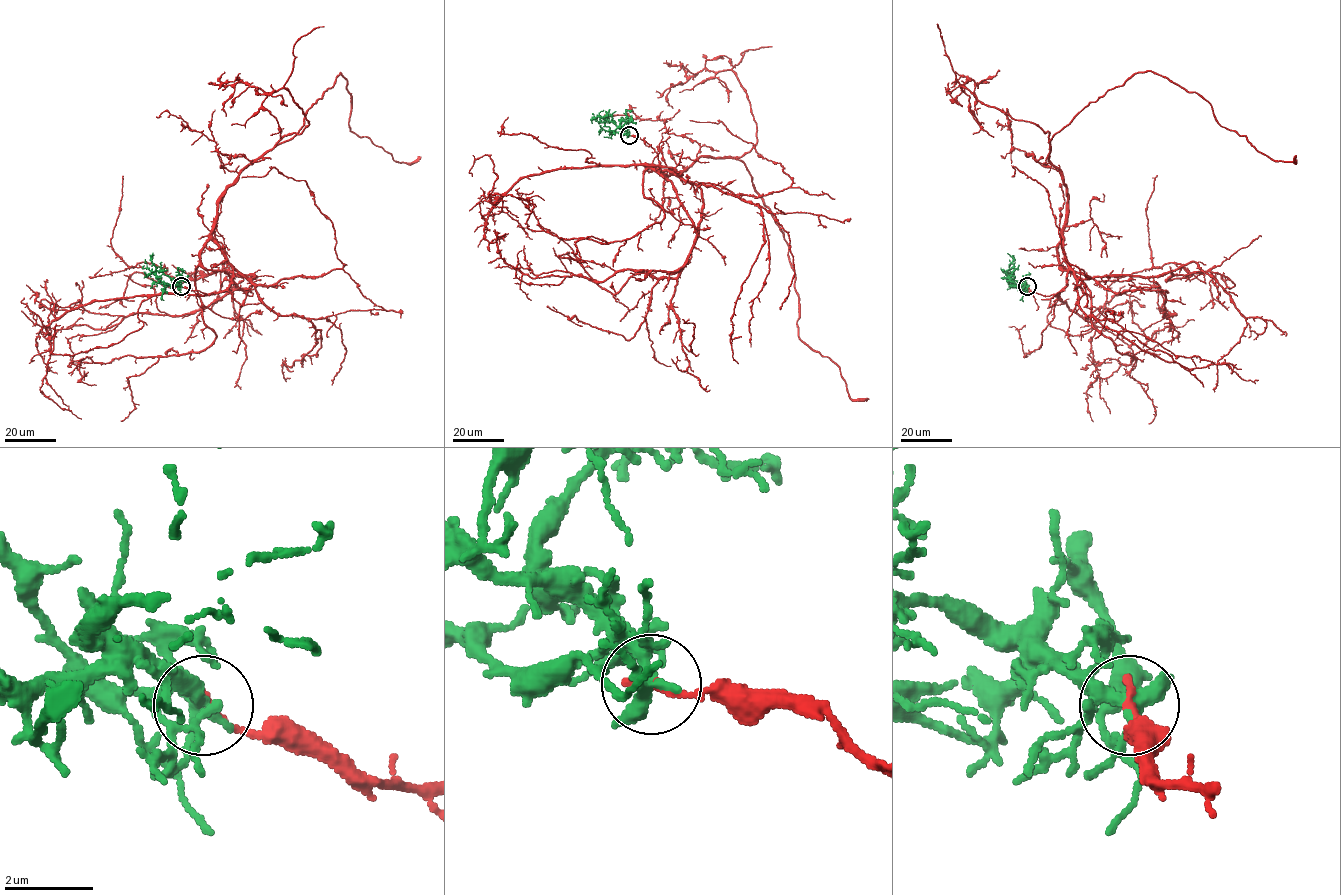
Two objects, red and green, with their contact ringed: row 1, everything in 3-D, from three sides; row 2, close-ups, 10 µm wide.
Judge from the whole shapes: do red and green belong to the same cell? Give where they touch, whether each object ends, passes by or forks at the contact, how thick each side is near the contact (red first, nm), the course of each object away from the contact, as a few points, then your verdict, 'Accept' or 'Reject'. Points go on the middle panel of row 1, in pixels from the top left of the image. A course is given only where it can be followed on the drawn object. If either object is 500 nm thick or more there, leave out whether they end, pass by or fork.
Place: (629, 135). At the ring red ends. At the ring green forks. Thickness 160 nm (red) against 300 nm. Course of red: (629, 135), (680, 175), (664, 175), (701, 156), (745, 165), (787, 244), (799, 337), (869, 399). Course of green: (628, 135), (605, 118), (604, 122), (599, 121), (601, 116). Reject

